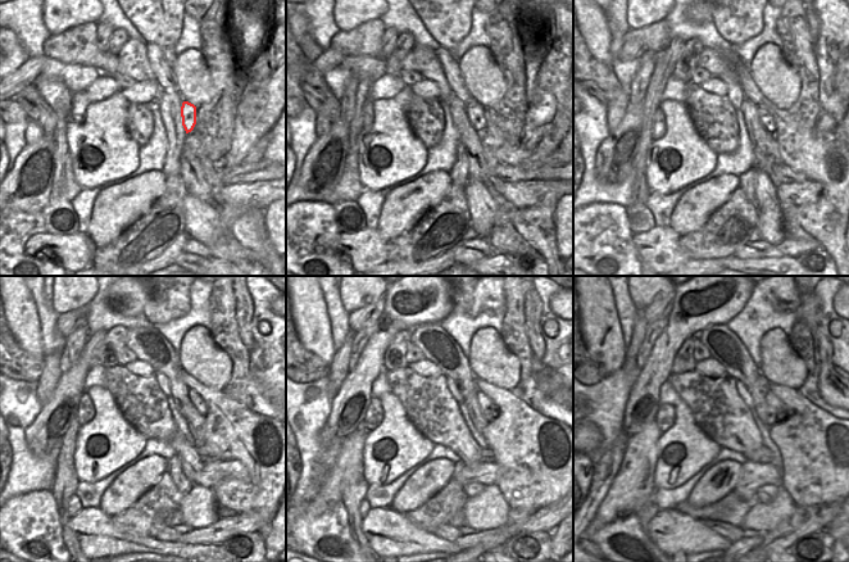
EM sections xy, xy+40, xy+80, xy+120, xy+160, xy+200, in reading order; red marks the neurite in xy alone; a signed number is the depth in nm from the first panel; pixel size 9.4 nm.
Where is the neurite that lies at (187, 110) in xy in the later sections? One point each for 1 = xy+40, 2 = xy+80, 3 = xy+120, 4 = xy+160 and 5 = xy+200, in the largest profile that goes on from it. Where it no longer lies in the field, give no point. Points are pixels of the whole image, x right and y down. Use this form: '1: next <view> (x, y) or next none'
1: next xy+40 (475, 110)
2: next xy+80 (766, 118)
3: next xy+120 (198, 402)
4: next xy+160 (490, 411)
5: next xy+200 (776, 411)

